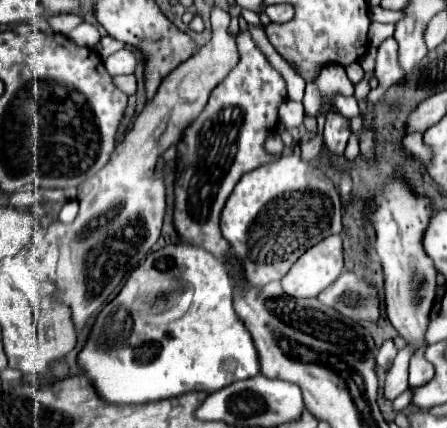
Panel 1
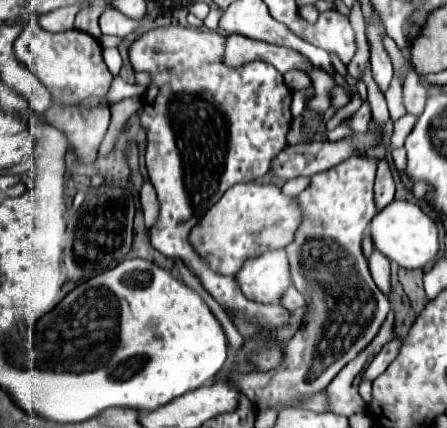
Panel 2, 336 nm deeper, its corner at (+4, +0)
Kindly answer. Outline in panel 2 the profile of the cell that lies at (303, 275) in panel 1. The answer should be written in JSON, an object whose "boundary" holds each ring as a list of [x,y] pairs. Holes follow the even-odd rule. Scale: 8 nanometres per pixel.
{"boundary":[[[284,249],[262,253],[244,263],[236,273],[240,289],[246,297],[258,303],[280,303],[280,297],[292,287],[288,255]]]}

